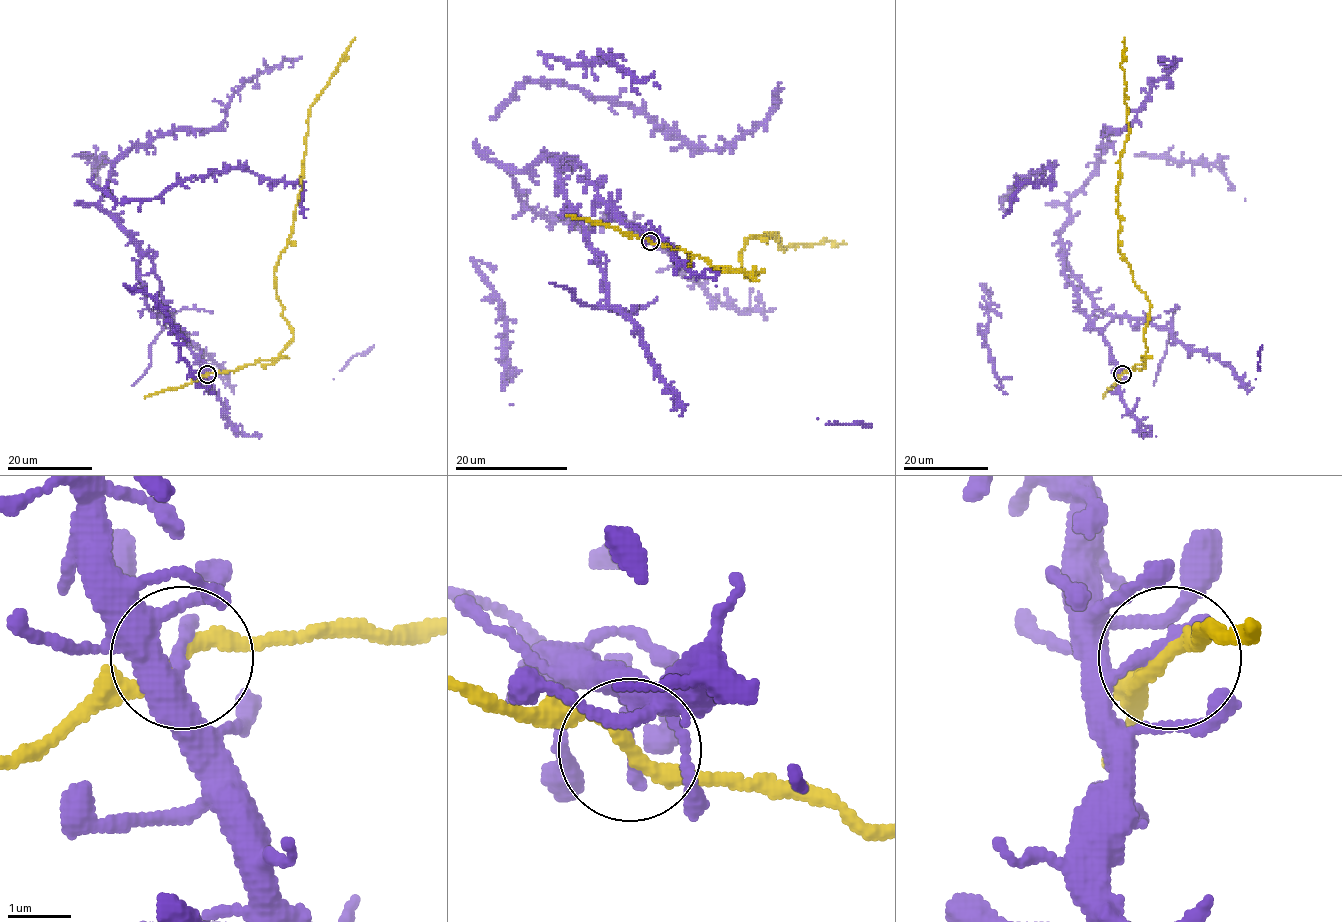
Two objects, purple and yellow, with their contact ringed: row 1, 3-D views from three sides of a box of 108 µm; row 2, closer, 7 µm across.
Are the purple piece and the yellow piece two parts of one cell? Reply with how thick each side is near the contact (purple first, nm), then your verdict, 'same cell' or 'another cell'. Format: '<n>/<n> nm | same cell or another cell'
240/240 nm | same cell

